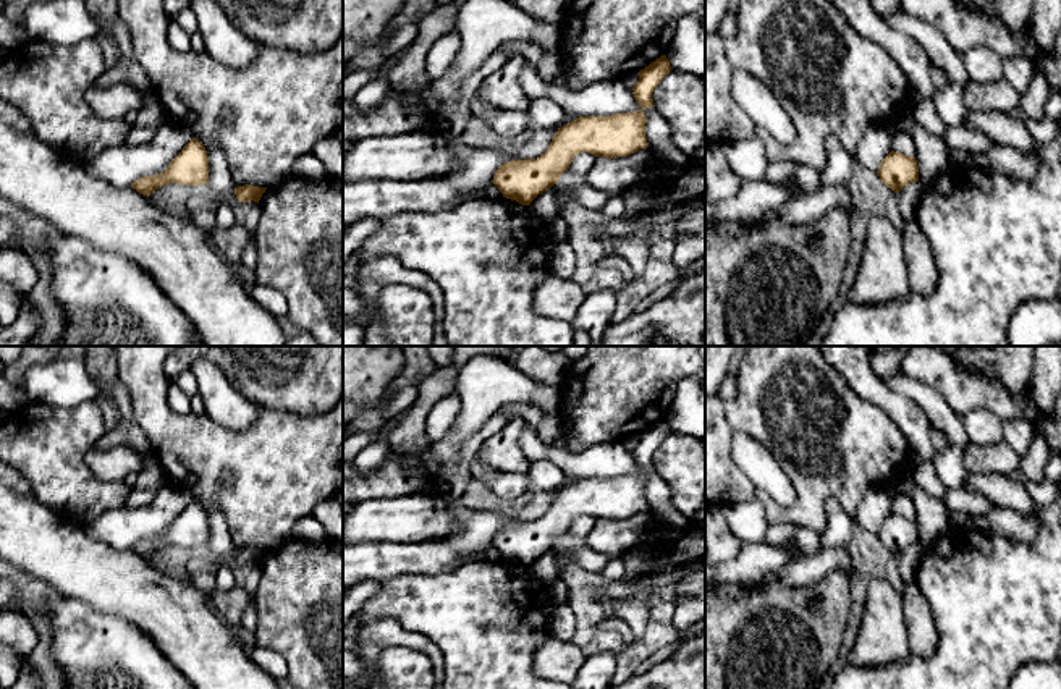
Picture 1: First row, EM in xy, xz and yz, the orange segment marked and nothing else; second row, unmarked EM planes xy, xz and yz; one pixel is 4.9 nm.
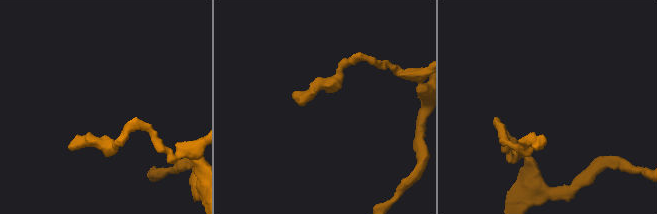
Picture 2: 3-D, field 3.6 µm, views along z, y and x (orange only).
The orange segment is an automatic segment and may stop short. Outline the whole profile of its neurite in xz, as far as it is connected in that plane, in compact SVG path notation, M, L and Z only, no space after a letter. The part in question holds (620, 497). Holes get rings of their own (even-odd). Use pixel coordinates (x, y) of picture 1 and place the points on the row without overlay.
M644 472L610 479L579 479L558 490L545 516L537 521L506 524L498 529L492 545L503 560L522 568L548 553L582 514L595 519L626 519L649 509Z

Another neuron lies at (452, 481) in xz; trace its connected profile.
M508 404L498 409L482 430L467 438L461 450L461 458L454 466L442 467L435 477L433 488L446 501L456 503L472 480L471 464L480 446L497 433L513 417L522 417L535 432L540 427L543 412L532 404Z

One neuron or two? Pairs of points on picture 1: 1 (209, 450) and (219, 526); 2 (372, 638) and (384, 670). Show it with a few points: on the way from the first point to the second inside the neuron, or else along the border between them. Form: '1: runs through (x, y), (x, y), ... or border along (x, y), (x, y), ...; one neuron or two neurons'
1: border along (204, 503), (217, 503), (230, 537); two neurons
2: border along (416, 650), (387, 647), (379, 655), (372, 670); two neurons

